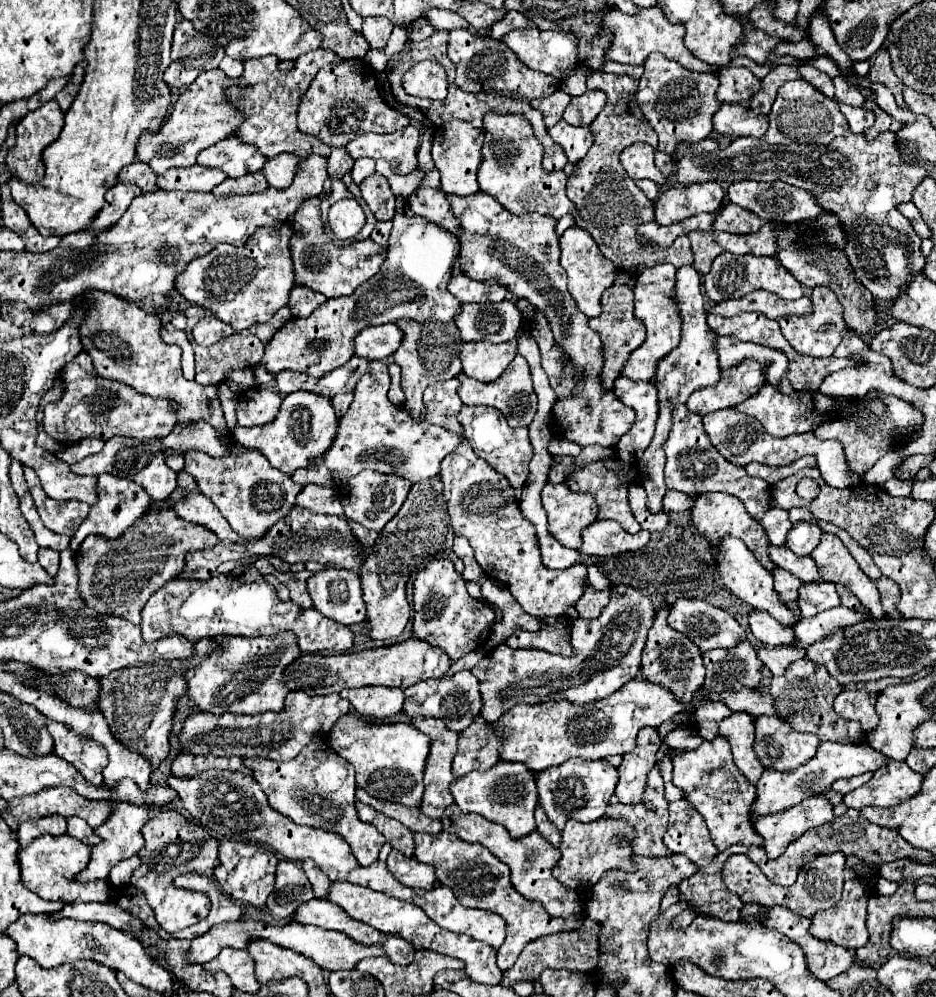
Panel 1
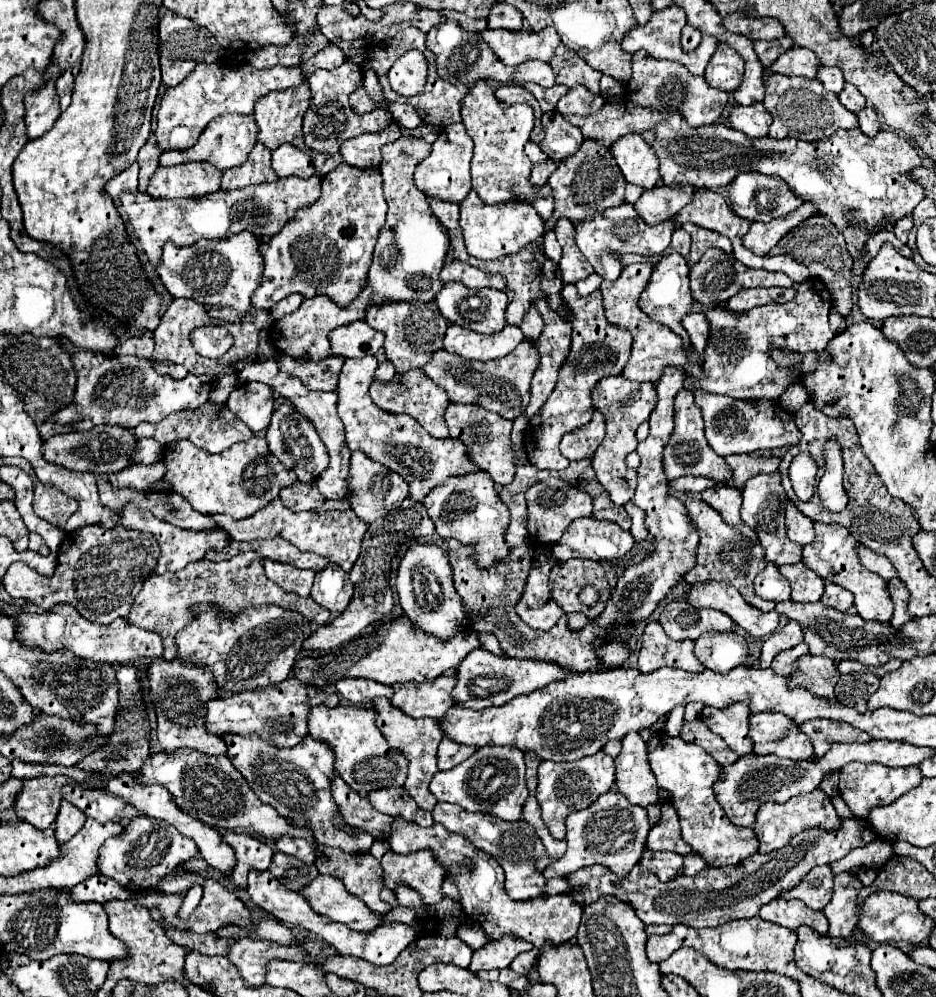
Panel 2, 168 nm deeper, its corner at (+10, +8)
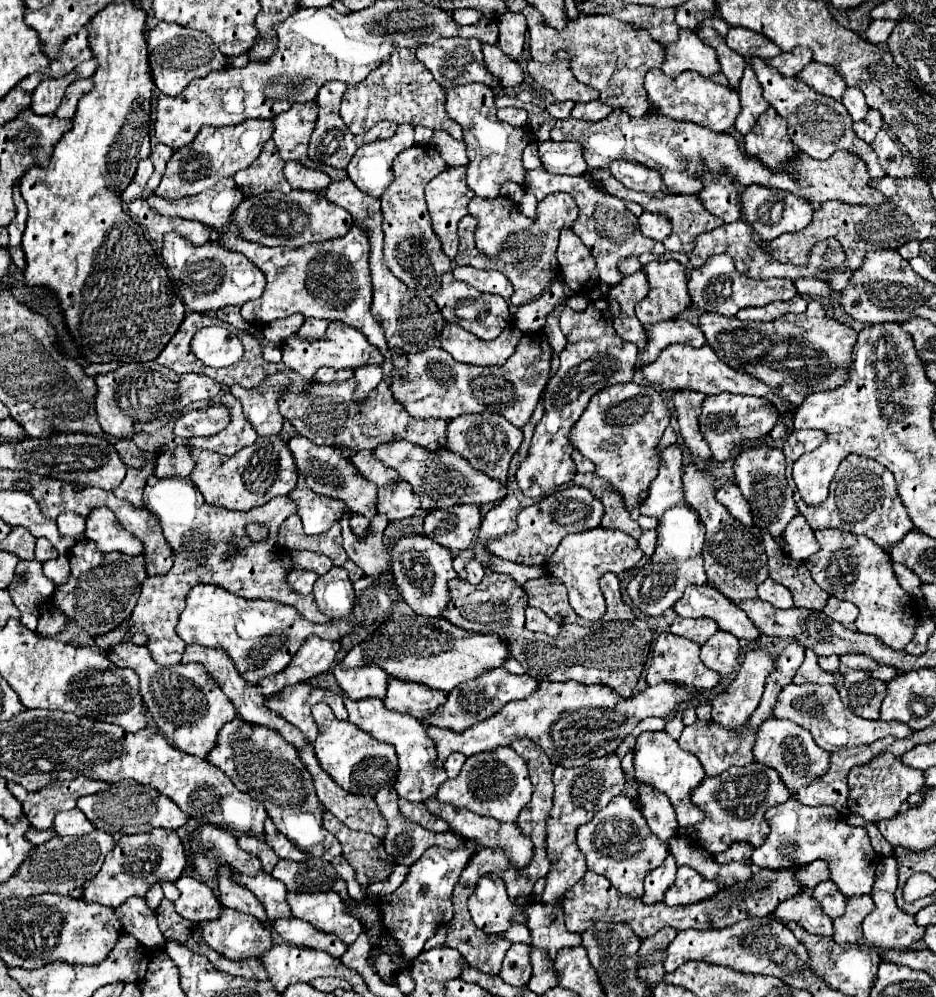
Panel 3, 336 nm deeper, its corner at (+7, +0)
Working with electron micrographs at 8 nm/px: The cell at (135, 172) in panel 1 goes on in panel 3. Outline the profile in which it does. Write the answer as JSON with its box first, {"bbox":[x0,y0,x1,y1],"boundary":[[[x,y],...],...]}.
{"bbox":[148,144,174,192],"boundary":[[[156,144],[156,146],[152,148],[150,160],[152,160],[152,164],[154,164],[154,174],[152,174],[152,178],[148,180],[148,190],[150,190],[150,192],[154,192],[154,190],[158,188],[160,178],[162,178],[164,168],[166,168],[166,162],[170,160],[172,154],[174,154],[174,150],[168,148],[168,146],[164,146],[164,144]]]}

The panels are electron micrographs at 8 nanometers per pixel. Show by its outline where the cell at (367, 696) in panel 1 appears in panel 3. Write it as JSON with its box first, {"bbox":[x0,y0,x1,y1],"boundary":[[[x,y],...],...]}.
{"bbox":[334,666,388,700],"boundary":[[[336,666],[334,676],[336,676],[336,682],[338,682],[338,686],[346,698],[384,700],[384,696],[386,696],[388,676],[384,676],[384,670],[380,670],[376,666],[352,668],[352,670],[342,670],[340,666]]]}

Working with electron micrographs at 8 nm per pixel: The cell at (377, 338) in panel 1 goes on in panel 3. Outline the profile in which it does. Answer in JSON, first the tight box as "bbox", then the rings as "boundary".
{"bbox":[282,322,384,380],"boundary":[[[332,322],[330,328],[328,328],[328,332],[324,334],[324,338],[316,340],[316,344],[308,344],[304,340],[296,340],[296,336],[290,336],[282,344],[282,354],[284,354],[282,362],[290,370],[294,370],[296,374],[300,374],[306,380],[312,380],[312,376],[316,374],[316,370],[322,368],[322,366],[328,366],[328,368],[358,368],[358,366],[366,366],[366,364],[382,366],[382,362],[384,362],[382,352],[376,346],[372,346],[362,336],[362,332],[350,328],[344,322]]]}

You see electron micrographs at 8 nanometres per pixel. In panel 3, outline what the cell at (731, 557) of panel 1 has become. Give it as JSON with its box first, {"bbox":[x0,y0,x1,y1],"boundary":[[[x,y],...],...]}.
{"bbox":[684,466,768,600],"boundary":[[[688,466],[684,476],[684,500],[688,506],[692,506],[704,528],[706,528],[706,542],[704,542],[704,564],[706,564],[706,574],[708,574],[708,586],[720,590],[724,596],[732,600],[750,600],[756,598],[756,582],[764,582],[768,578],[768,558],[764,550],[764,542],[760,532],[754,528],[742,526],[738,520],[734,520],[728,510],[716,502],[714,498],[714,480],[710,478],[708,472]]]}

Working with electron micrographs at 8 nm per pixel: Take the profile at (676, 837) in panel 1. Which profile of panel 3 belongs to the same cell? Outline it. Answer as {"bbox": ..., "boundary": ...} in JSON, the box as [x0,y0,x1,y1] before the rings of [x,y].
{"bbox":[642,852,676,902],"boundary":[[[668,852],[666,860],[658,868],[654,868],[654,870],[650,870],[646,874],[642,900],[644,902],[660,902],[660,900],[664,900],[664,892],[668,890],[668,886],[672,884],[674,878],[676,878],[676,860]]]}

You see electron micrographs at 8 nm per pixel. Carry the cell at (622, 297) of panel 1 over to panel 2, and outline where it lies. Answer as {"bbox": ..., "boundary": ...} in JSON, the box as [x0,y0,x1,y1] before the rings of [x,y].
{"bbox":[525,284,631,470],"boundary":[[[565,284],[561,295],[563,304],[571,312],[571,324],[573,324],[571,350],[567,360],[559,368],[555,390],[551,392],[549,400],[543,404],[539,414],[531,418],[525,434],[525,448],[529,462],[541,470],[565,470],[569,466],[569,460],[559,452],[561,438],[591,422],[593,418],[591,390],[601,378],[621,374],[631,354],[631,334],[607,322],[599,290],[589,296],[580,297],[574,284]]]}

